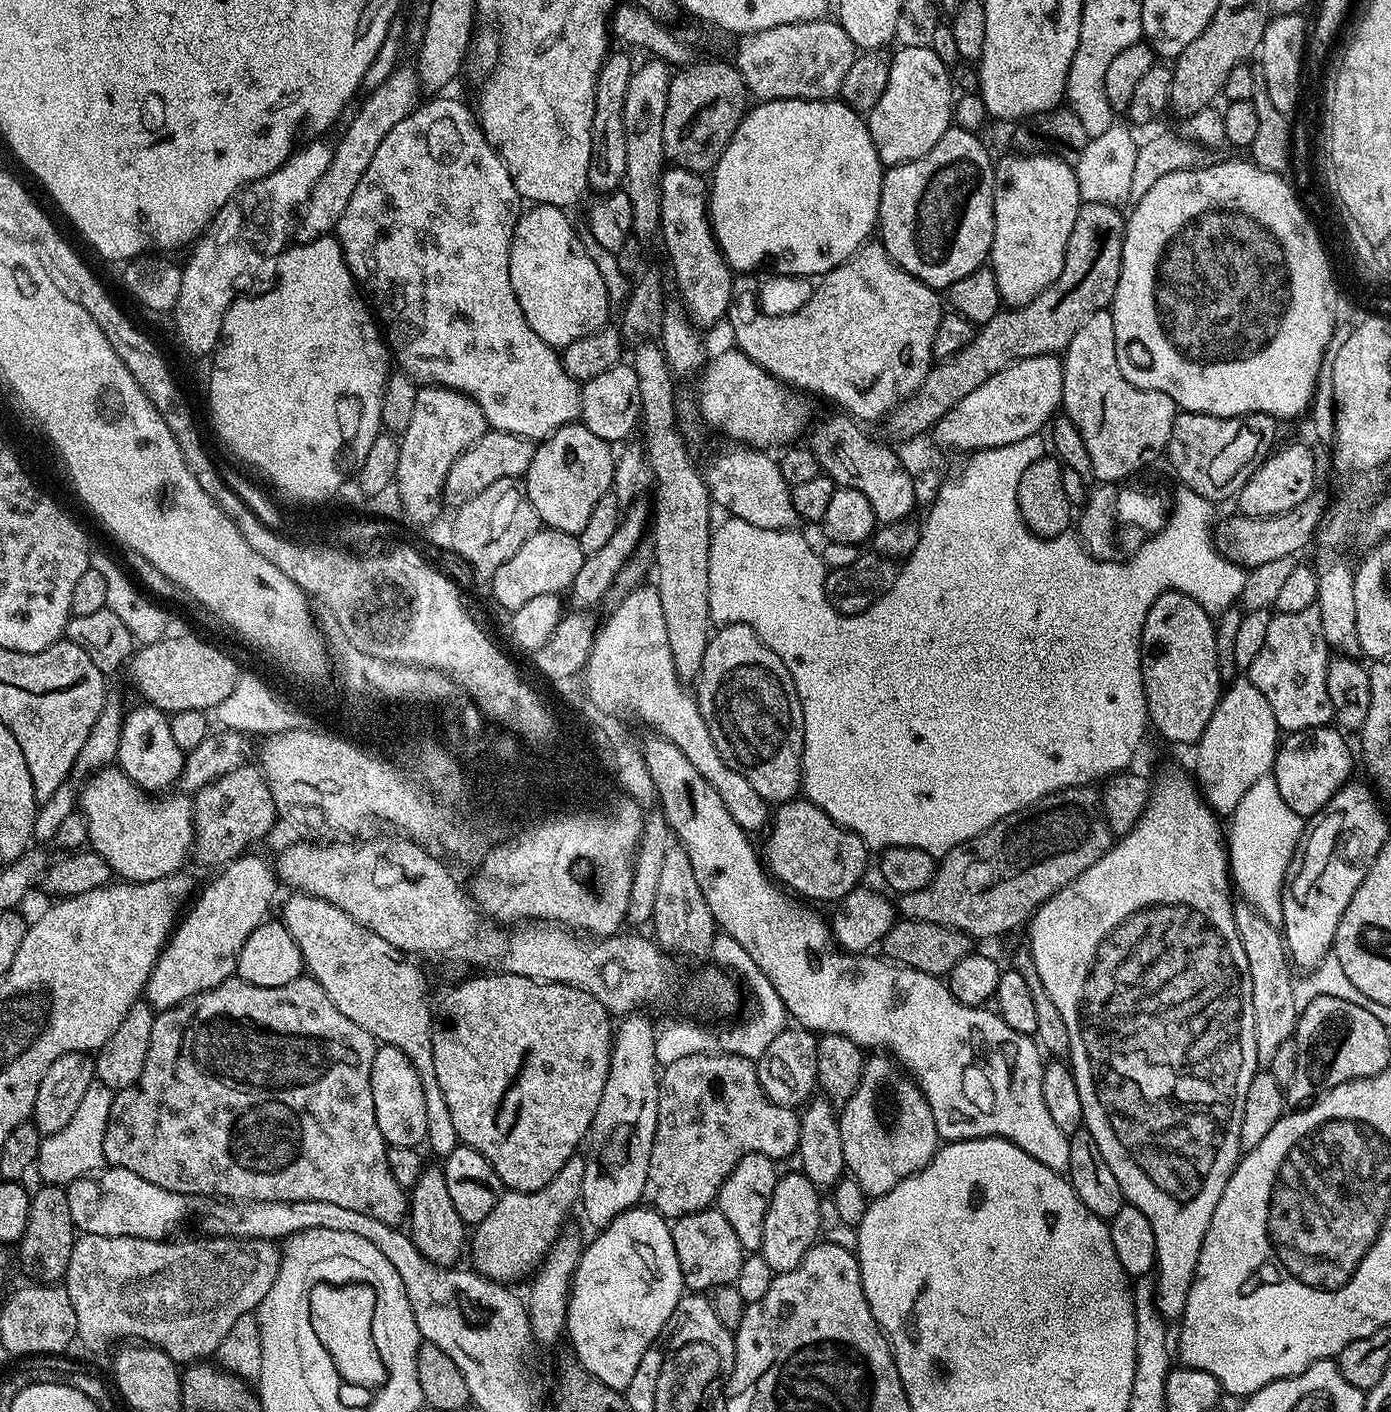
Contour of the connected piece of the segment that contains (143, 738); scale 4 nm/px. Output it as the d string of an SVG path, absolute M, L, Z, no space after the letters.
M147 702L141 703L141 708L130 711L123 717L120 734L120 749L116 760L124 775L130 777L139 788L155 794L159 788L175 785L184 771L186 752L180 748L171 734L169 713L155 708Z

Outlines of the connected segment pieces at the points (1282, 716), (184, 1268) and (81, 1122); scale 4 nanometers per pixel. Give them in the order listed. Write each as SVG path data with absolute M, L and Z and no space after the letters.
M1315 606L1300 608L1297 612L1280 612L1269 622L1268 629L1264 632L1264 645L1257 650L1252 665L1246 671L1246 676L1270 702L1280 730L1285 733L1301 732L1333 723L1330 694L1326 694L1326 670L1329 659L1330 649L1322 634L1322 618Z
M87 1234L81 1235L76 1241L74 1250L70 1254L70 1266L68 1267L68 1275L66 1277L66 1287L70 1294L70 1302L74 1302L74 1314L78 1318L78 1330L76 1331L77 1337L82 1341L85 1340L92 1348L100 1348L103 1344L108 1344L111 1340L119 1341L121 1338L135 1338L140 1342L147 1342L155 1344L156 1347L161 1348L171 1360L175 1360L177 1365L187 1366L193 1362L203 1361L205 1358L211 1357L215 1353L216 1348L222 1342L222 1338L226 1338L226 1333L230 1330L230 1326L234 1326L234 1322L238 1322L238 1318L242 1318L242 1314L247 1312L255 1313L259 1304L262 1302L266 1294L270 1294L270 1286L274 1286L274 1278L279 1272L281 1260L281 1245L276 1240L264 1240L258 1237L242 1237L233 1235L219 1235L207 1234L208 1236L200 1236L197 1240L176 1240L180 1238L169 1238L167 1240L143 1240L142 1238L134 1238L133 1236L89 1236Z
M93 1079L92 1085L86 1089L86 1098L82 1098L82 1106L74 1110L74 1118L70 1118L70 1122L66 1122L62 1130L41 1139L38 1169L40 1168L41 1176L39 1179L43 1183L67 1186L73 1180L79 1180L81 1176L95 1173L105 1167L104 1139L113 1095L113 1088Z

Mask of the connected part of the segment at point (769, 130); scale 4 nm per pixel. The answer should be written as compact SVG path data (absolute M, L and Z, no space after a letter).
M833 98L831 100L766 100L757 103L754 106L749 107L744 113L744 116L740 120L740 124L733 132L733 136L729 138L727 146L724 148L724 152L721 157L716 161L716 165L710 172L710 191L708 194L708 219L712 222L712 237L716 239L716 245L720 248L721 255L724 256L725 262L728 267L732 269L736 274L752 274L755 273L755 268L760 268L765 264L768 270L771 270L778 276L802 276L805 278L820 278L824 273L832 272L838 265L843 264L845 260L848 260L851 256L856 255L861 248L864 247L868 236L873 235L874 229L878 224L878 217L880 215L880 187L882 186L882 178L885 174L885 169L882 167L878 154L876 153L876 147L874 142L870 138L870 130L868 129L865 117L861 113L856 112L854 109L849 108L847 104L841 102L839 99Z

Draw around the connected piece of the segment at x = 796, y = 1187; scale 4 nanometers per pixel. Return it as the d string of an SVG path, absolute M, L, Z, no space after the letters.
M793 1170L779 1177L774 1186L774 1194L770 1198L770 1206L766 1210L766 1222L762 1230L762 1246L759 1255L766 1258L770 1270L774 1274L789 1272L802 1262L813 1244L817 1243L820 1232L820 1196L821 1193L806 1178L804 1173Z

